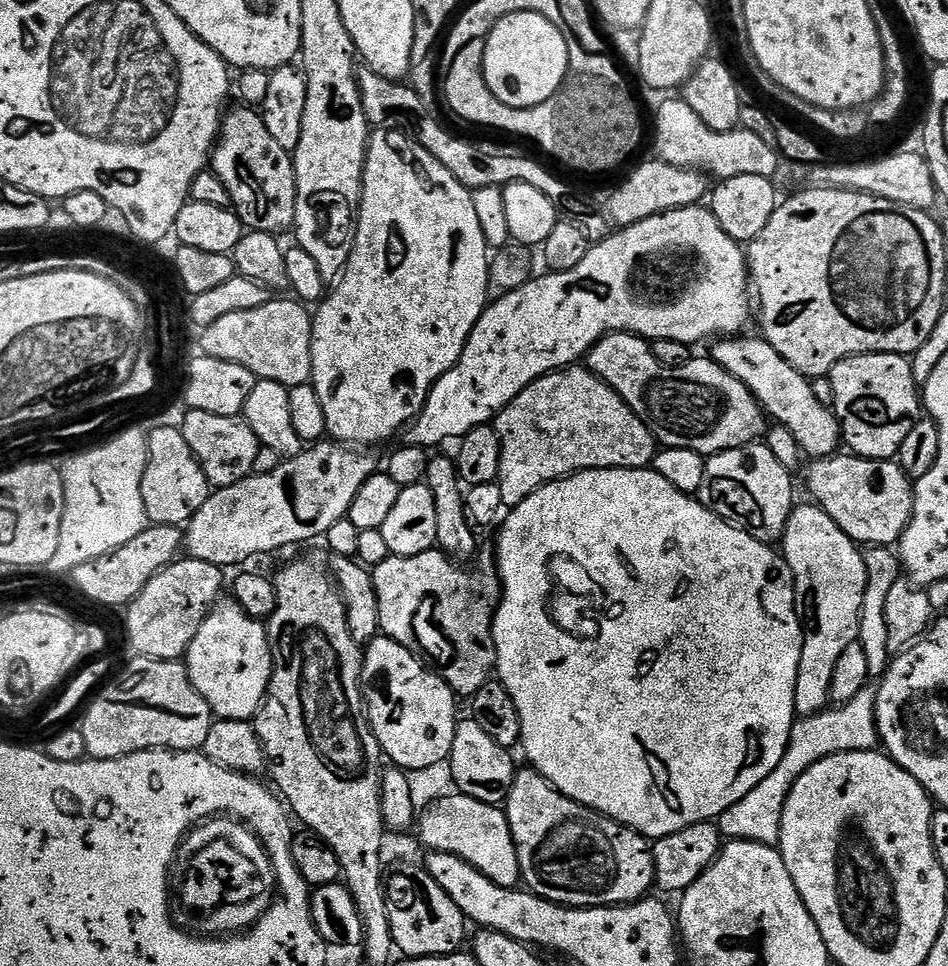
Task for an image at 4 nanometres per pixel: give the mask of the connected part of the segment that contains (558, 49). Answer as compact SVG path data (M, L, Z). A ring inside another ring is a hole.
M519 12L502 18L486 38L484 77L490 90L511 108L536 108L555 94L568 73L568 42L565 29L546 22L542 14Z

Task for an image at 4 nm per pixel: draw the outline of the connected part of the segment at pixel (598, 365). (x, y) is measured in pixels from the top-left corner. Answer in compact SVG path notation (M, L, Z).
M612 332L608 336L600 339L595 346L588 351L586 357L586 367L589 372L594 373L595 376L605 380L612 389L617 392L621 398L628 403L634 410L634 414L638 414L638 418L642 418L642 422L647 428L652 429L652 435L656 437L657 441L665 448L689 448L698 454L702 454L705 458L716 455L717 452L725 452L731 448L743 448L745 444L750 444L759 441L766 432L766 413L760 404L754 398L754 394L743 384L738 378L734 378L734 374L730 374L722 366L718 366L711 358L694 358L686 366L681 368L662 368L660 363L654 358L652 353L652 345L642 336L634 336L630 332Z

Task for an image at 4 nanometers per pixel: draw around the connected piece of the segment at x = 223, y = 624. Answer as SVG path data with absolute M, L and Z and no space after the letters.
M221 599L212 605L202 626L198 626L198 634L194 634L194 642L190 642L186 653L186 667L194 690L198 690L202 698L206 698L213 717L251 721L260 711L260 706L268 695L268 684L272 681L272 648L268 645L265 621L250 618L235 599Z

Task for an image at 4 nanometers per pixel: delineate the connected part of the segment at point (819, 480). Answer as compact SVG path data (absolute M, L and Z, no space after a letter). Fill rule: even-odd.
M851 454L822 456L808 468L808 492L844 533L860 546L892 546L912 517L913 481L892 460L867 460Z

